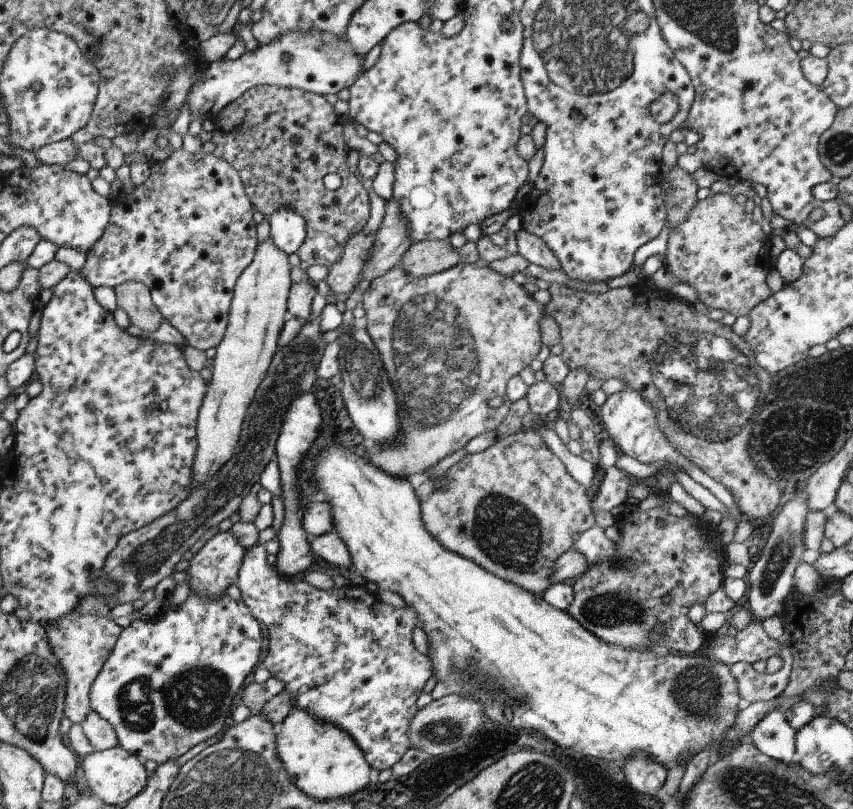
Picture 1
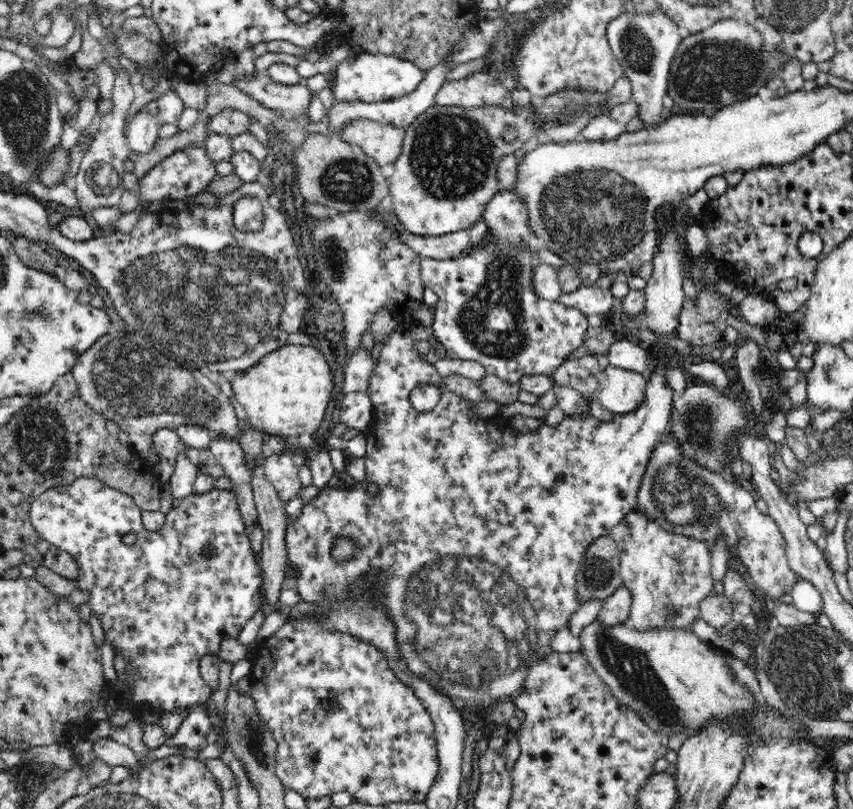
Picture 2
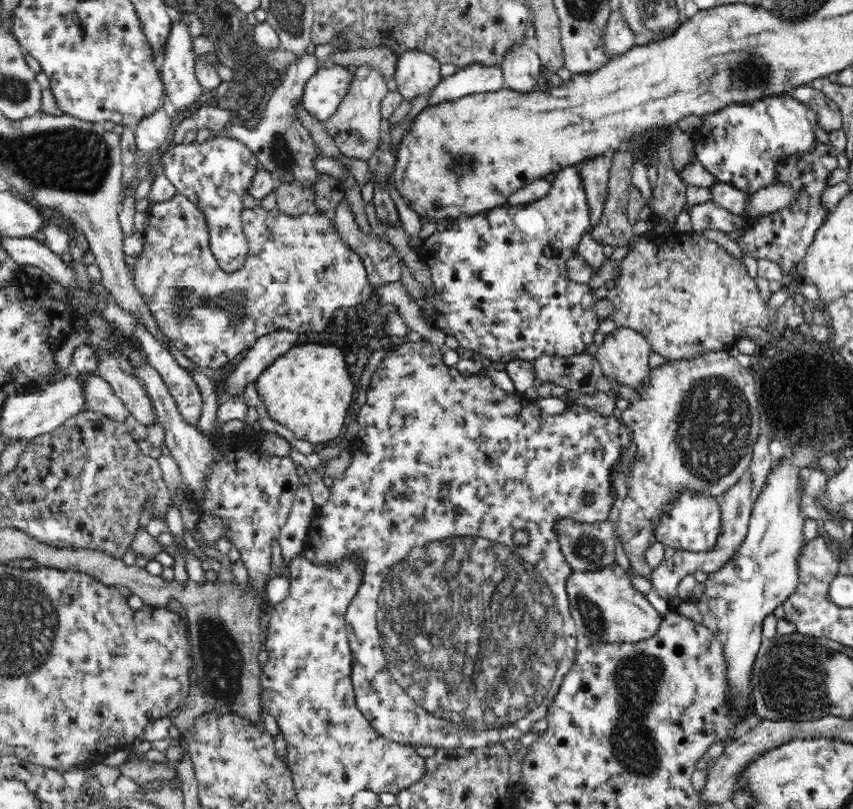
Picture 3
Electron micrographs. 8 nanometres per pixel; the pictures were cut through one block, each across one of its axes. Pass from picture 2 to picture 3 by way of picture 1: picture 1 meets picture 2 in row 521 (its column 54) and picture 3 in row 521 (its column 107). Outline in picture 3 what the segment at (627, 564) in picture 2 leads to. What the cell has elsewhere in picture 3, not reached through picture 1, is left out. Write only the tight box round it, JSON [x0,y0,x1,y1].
[615,349,760,578]

